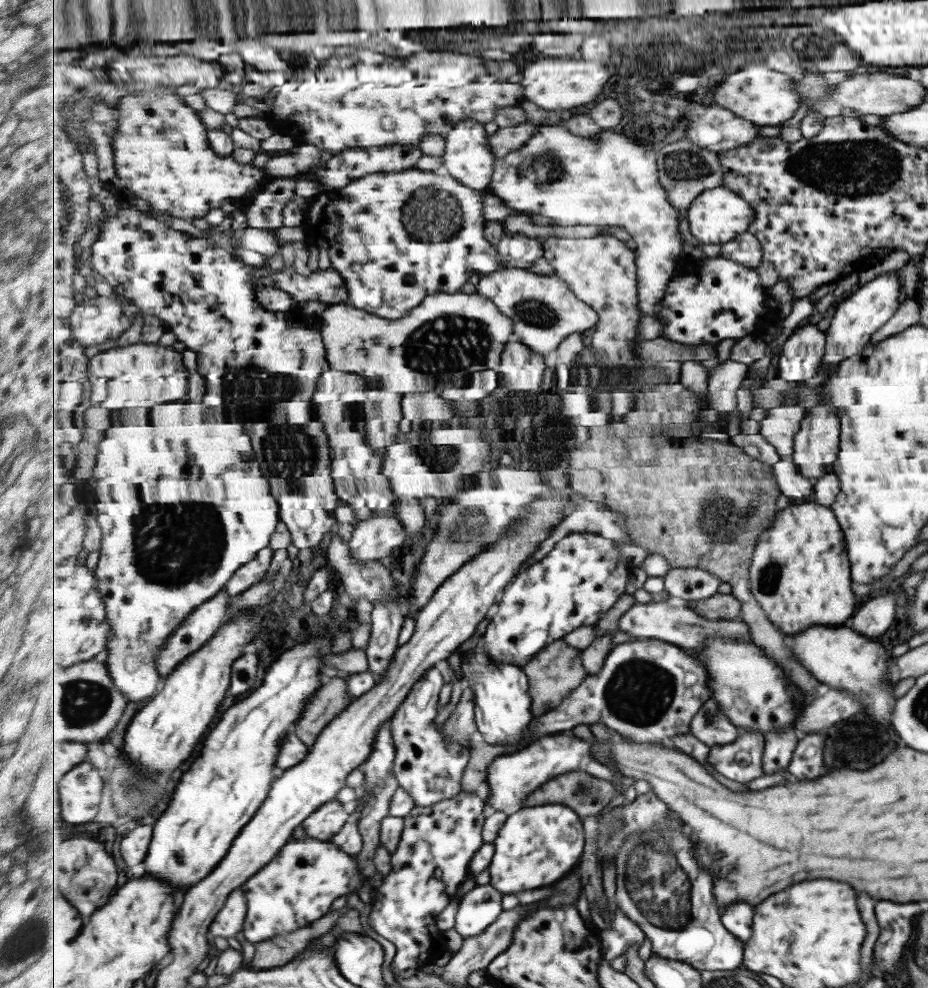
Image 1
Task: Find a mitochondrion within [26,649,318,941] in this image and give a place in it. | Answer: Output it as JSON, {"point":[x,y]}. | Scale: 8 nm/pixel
{"point":[81,702]}

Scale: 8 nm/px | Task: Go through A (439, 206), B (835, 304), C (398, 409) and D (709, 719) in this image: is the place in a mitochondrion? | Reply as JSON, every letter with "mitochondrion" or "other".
{"A":"mitochondrion","B":"other","C":"other","D":"mitochondrion"}

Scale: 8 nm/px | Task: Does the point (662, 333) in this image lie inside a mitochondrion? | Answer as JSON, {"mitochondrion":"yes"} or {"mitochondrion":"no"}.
{"mitochondrion":"no"}

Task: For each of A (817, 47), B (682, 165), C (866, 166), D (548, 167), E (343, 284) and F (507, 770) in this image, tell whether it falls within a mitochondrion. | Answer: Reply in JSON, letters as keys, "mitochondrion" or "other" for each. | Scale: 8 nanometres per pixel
{"A":"mitochondrion","B":"mitochondrion","C":"mitochondrion","D":"mitochondrion","E":"other","F":"other"}

